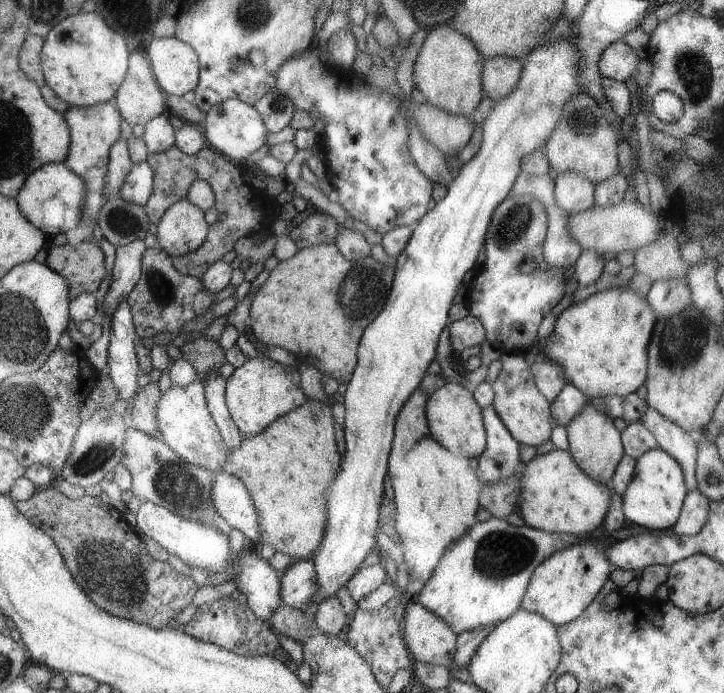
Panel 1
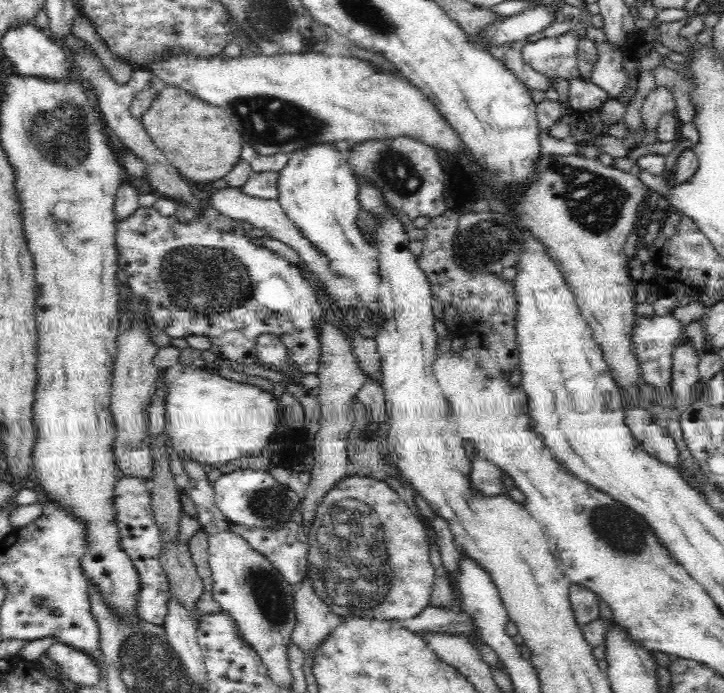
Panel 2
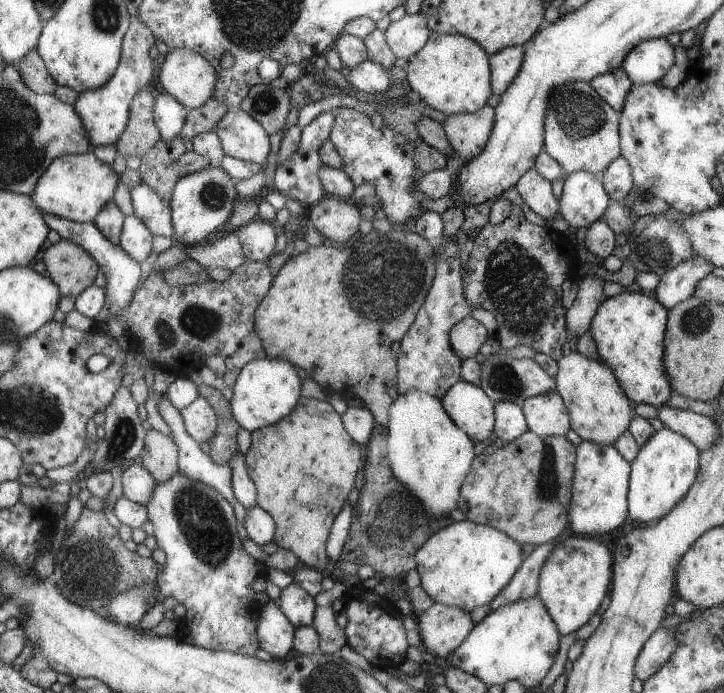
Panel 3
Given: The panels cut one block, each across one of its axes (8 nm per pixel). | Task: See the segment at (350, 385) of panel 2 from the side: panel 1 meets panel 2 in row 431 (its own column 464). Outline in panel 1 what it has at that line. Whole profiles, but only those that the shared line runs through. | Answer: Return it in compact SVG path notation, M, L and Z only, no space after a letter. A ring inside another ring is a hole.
M468 316L449 325L452 352L464 352L470 346L476 346L486 339L485 328L478 318Z

